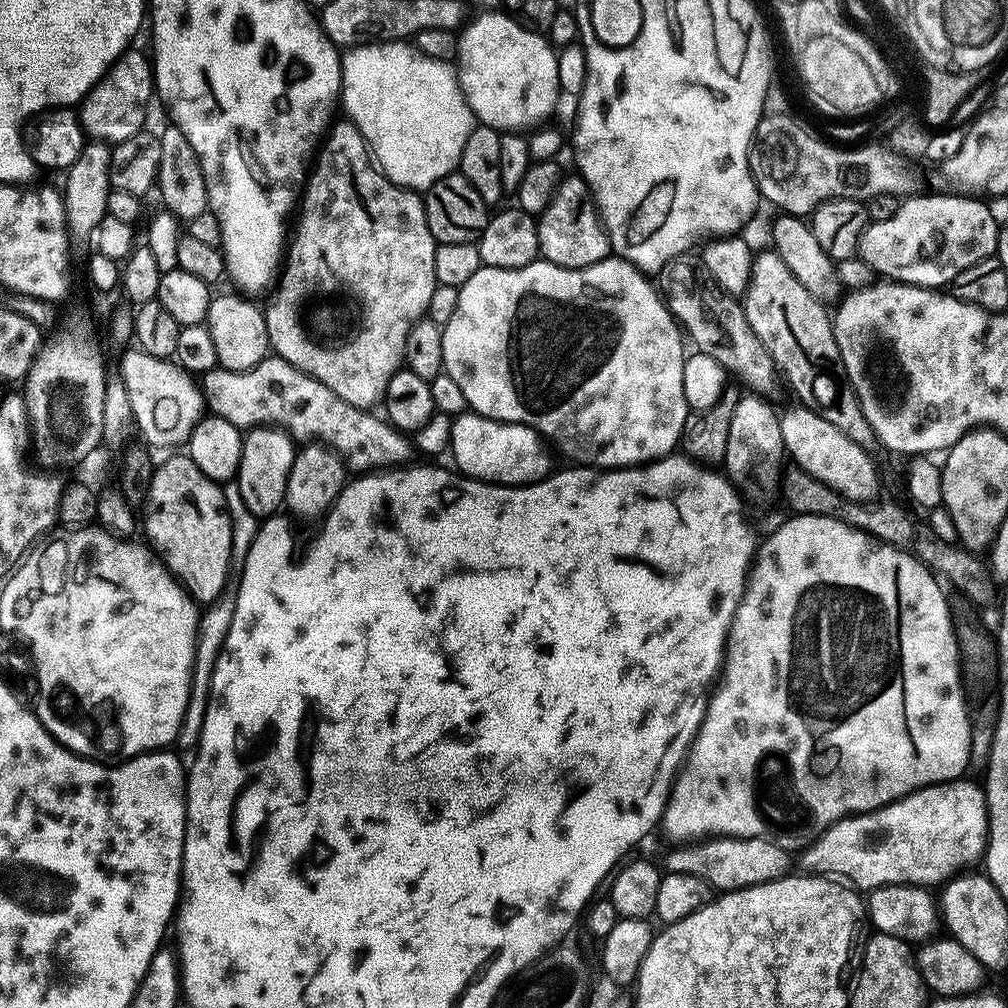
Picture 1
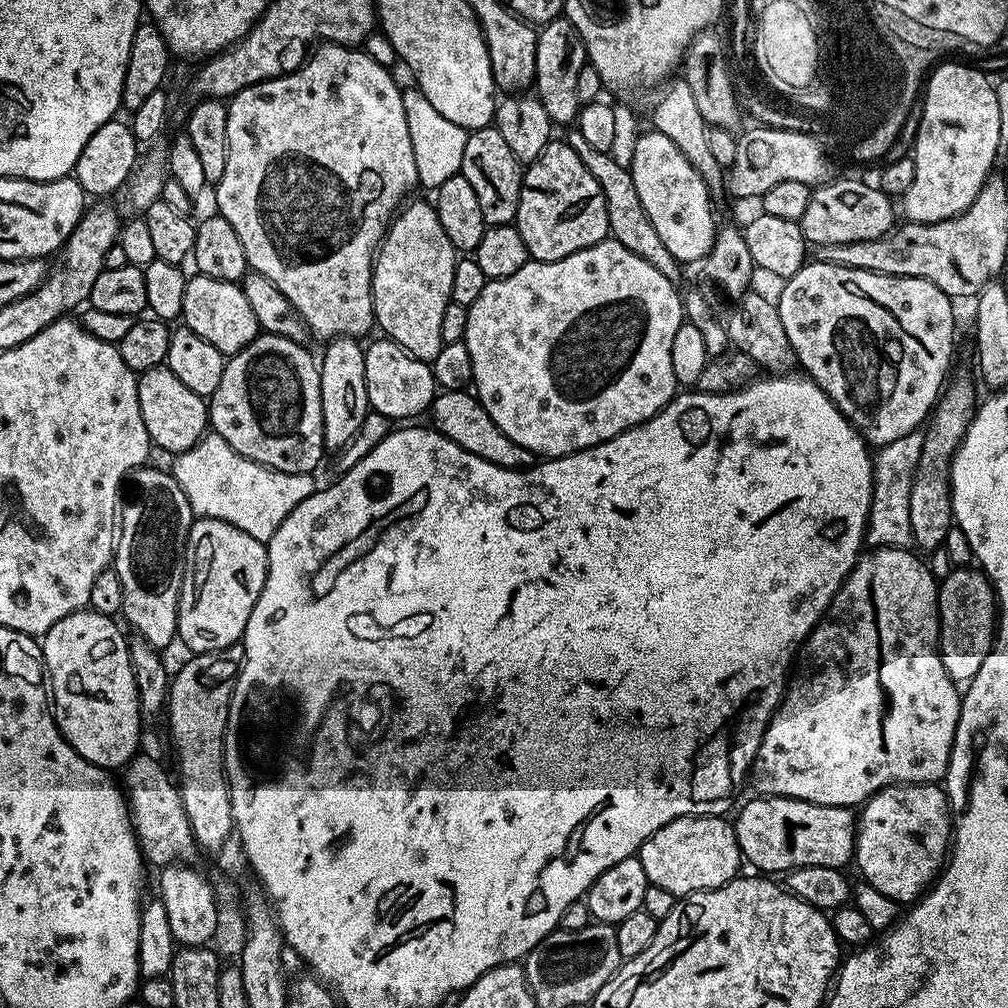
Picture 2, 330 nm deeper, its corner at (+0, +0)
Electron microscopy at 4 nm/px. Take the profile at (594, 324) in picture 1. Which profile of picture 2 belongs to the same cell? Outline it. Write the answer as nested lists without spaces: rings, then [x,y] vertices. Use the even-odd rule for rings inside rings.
[[[605,238],[602,242],[578,250],[561,260],[529,259],[528,263],[522,266],[522,270],[514,270],[514,274],[501,280],[489,280],[482,294],[478,294],[476,301],[468,308],[463,339],[466,350],[470,350],[472,384],[476,399],[489,418],[500,427],[502,434],[506,434],[511,440],[518,442],[518,446],[530,450],[540,458],[569,456],[593,448],[595,444],[622,434],[627,428],[646,422],[651,416],[661,412],[678,392],[674,365],[670,363],[670,346],[674,343],[674,334],[678,334],[686,317],[684,301],[681,293],[676,293],[676,287],[673,281],[666,278],[666,274],[654,270],[650,262],[646,262],[638,254],[630,254],[626,246],[611,238]]]

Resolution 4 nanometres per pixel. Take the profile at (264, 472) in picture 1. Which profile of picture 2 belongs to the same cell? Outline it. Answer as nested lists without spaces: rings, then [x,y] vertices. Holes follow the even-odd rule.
[[[265,332],[253,338],[242,351],[227,357],[222,382],[218,382],[218,390],[214,390],[208,405],[211,431],[226,438],[238,454],[262,466],[290,474],[315,473],[320,459],[326,455],[326,449],[322,430],[320,369],[308,350],[305,345],[290,338]]]

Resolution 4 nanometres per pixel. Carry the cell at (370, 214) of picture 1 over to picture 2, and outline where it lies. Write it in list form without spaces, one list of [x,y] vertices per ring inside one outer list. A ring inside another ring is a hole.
[[[324,42],[317,48],[320,49],[309,58],[308,64],[302,65],[301,68],[299,65],[295,70],[282,76],[275,76],[272,80],[263,80],[257,84],[251,84],[249,88],[243,88],[237,96],[231,97],[231,99],[227,101],[228,117],[226,118],[226,142],[228,143],[228,161],[226,162],[226,170],[222,170],[222,178],[214,186],[214,192],[216,192],[215,211],[219,213],[219,215],[224,216],[226,222],[230,222],[230,226],[234,226],[234,231],[238,234],[238,239],[242,242],[242,250],[246,250],[249,269],[258,274],[266,274],[266,278],[270,278],[270,282],[274,282],[274,286],[278,286],[278,290],[282,290],[282,294],[286,294],[290,306],[294,306],[296,313],[304,319],[304,325],[308,327],[309,333],[311,333],[313,337],[321,336],[321,341],[327,342],[341,336],[364,338],[364,335],[366,335],[368,331],[373,331],[372,265],[375,261],[380,241],[384,239],[384,233],[388,231],[388,226],[392,222],[392,217],[396,215],[398,209],[405,203],[406,197],[404,197],[404,195],[406,195],[412,187],[415,189],[418,181],[416,179],[416,163],[414,162],[414,146],[410,142],[410,126],[406,126],[404,92],[402,88],[396,85],[395,78],[391,76],[393,73],[378,62],[374,62],[374,58],[370,58],[367,52],[356,46],[345,46],[343,44],[330,44]]]

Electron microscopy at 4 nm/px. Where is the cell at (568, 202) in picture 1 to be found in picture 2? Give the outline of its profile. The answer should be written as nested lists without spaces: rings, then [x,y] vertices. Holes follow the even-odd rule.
[[[563,139],[549,140],[542,154],[538,154],[538,158],[523,169],[514,226],[522,234],[522,242],[526,242],[528,255],[533,260],[561,260],[578,250],[602,242],[609,235],[606,198],[602,194],[602,186],[598,186],[598,178],[594,178],[594,174],[582,166],[582,158],[578,158],[578,154]]]

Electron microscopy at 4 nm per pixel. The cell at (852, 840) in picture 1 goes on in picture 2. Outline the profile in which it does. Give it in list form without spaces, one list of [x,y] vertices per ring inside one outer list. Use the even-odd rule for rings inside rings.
[[[760,796],[740,813],[734,827],[741,857],[764,874],[787,874],[802,866],[830,866],[843,869],[856,851],[856,822],[852,808],[822,806],[789,796]]]

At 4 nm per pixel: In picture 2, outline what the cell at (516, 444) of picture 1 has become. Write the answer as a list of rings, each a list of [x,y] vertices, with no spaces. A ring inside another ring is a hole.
[[[441,391],[436,399],[432,401],[430,409],[431,423],[435,431],[441,432],[446,438],[453,440],[462,450],[470,450],[470,454],[478,454],[486,462],[494,462],[503,468],[526,469],[534,463],[534,453],[518,446],[493,420],[486,414],[484,407],[471,391],[445,392]]]

